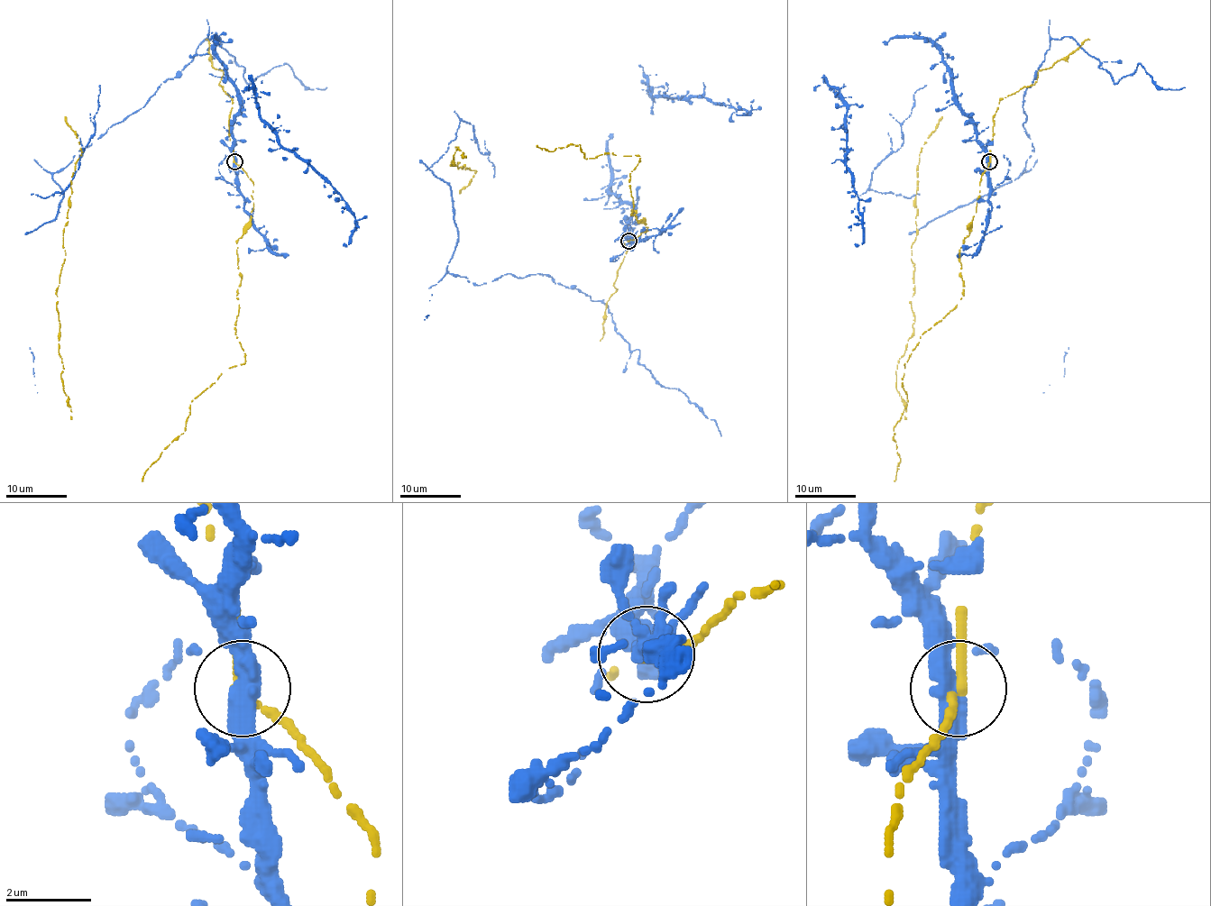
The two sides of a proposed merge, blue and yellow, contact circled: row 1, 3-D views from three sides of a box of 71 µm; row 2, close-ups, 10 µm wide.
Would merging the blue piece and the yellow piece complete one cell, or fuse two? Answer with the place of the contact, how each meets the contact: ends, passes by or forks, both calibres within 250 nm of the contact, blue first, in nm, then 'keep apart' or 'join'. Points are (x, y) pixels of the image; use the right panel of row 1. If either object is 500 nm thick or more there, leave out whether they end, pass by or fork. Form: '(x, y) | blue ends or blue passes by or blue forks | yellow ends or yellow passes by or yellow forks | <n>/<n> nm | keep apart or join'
(989, 161) | blue passes by | yellow passes by | 440/200 nm | join

